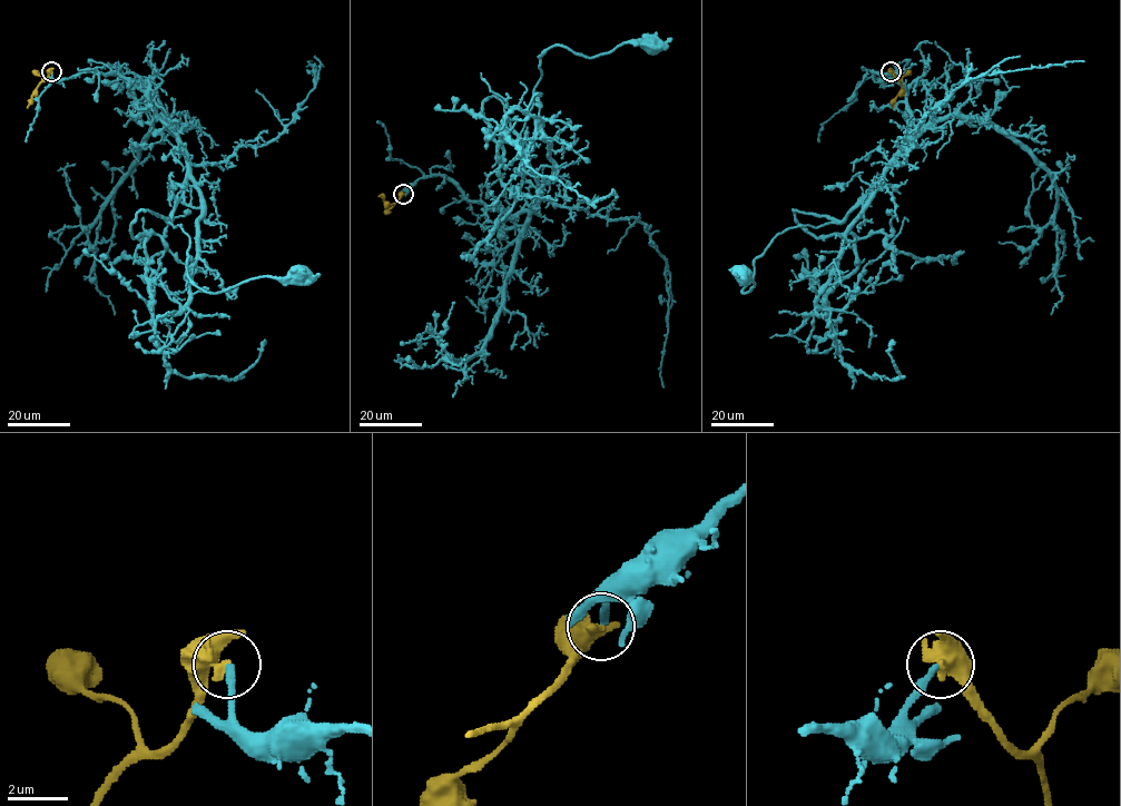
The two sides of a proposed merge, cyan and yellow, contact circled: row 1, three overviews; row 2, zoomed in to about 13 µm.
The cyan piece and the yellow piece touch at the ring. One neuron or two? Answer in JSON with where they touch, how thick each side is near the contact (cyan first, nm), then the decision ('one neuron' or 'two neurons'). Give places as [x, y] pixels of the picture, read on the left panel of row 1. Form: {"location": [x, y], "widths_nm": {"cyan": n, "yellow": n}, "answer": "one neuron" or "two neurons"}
{"location": [51, 71], "widths_nm": {"cyan": 240, "yellow": 400}, "answer": "two neurons"}

